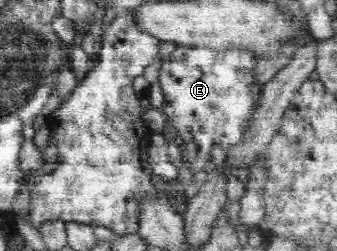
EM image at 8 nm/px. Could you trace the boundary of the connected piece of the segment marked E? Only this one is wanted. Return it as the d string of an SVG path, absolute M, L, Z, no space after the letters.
M179 45L169 58L163 59L159 86L164 93L164 114L184 139L183 159L192 174L206 169L214 157L210 150L216 145L224 150L232 149L244 139L244 131L261 99L262 85L254 76L256 63L256 58L248 52L212 51Z

